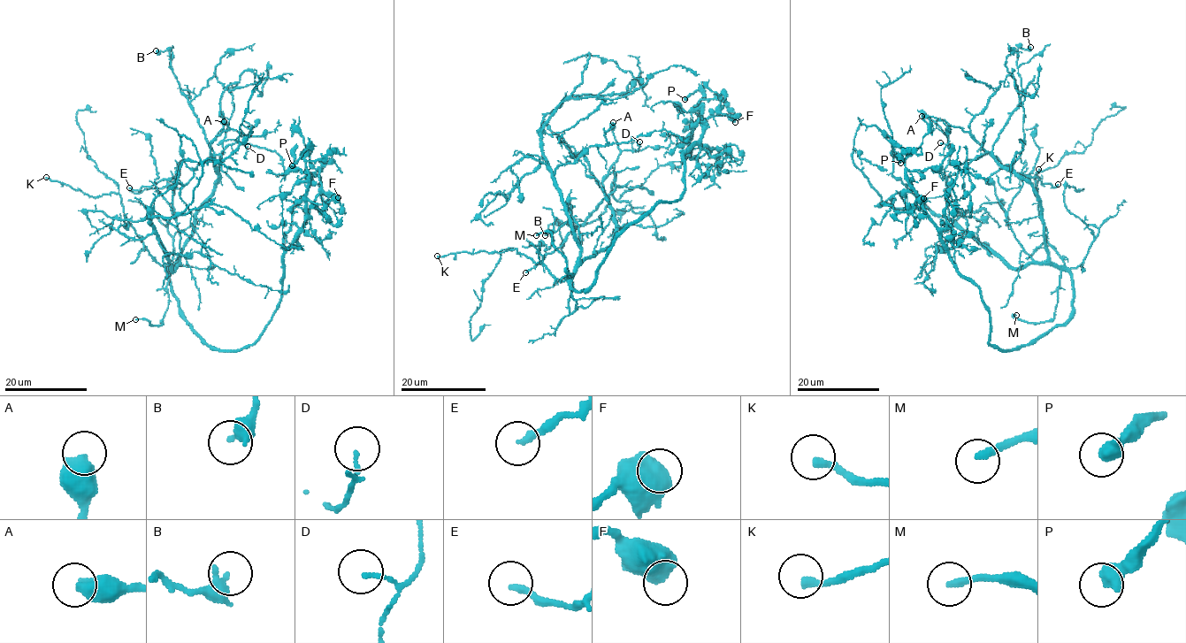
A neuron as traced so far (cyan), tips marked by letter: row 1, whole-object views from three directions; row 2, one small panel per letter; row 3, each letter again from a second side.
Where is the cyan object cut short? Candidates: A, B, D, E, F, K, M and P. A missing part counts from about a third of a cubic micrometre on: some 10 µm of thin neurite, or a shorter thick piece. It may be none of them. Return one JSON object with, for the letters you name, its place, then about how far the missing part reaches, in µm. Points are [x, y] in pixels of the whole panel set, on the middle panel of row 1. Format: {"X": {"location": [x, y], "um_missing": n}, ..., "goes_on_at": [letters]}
{"A": {"location": [613, 122], "um_missing": 25}, "E": {"location": [525, 272], "um_missing": 25}, "K": {"location": [437, 256], "um_missing": 25}, "M": {"location": [536, 235], "um_missing": 10}, "goes_on_at": ["A", "E", "K", "M"]}

